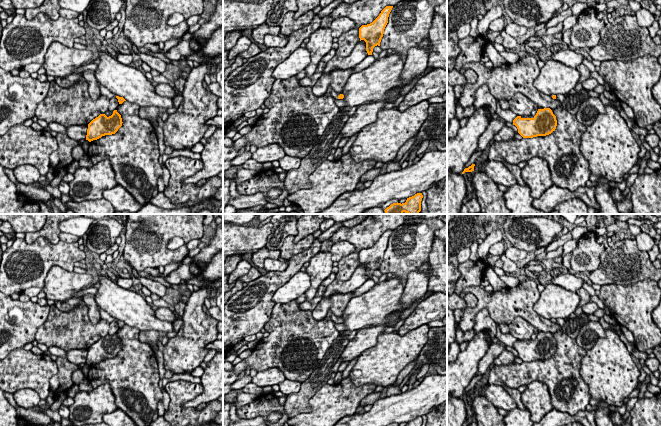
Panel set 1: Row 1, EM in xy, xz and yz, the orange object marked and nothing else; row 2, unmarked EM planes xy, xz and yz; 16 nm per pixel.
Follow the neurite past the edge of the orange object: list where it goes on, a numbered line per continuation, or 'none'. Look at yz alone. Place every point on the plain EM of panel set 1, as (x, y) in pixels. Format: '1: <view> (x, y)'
none

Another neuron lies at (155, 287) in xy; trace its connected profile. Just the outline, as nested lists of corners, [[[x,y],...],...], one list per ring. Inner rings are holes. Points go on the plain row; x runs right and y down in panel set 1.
[[[134,268],[132,269],[132,274],[135,277],[137,277],[140,283],[142,284],[142,286],[145,286],[146,288],[148,288],[151,291],[151,293],[157,294],[160,298],[165,296],[167,288],[163,284],[161,284],[160,282],[151,280],[150,278],[139,276],[137,271]]]

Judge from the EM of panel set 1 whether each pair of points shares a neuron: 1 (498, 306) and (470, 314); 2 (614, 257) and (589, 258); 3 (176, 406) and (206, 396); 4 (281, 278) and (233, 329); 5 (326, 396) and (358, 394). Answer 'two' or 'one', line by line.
1: one
2: two
3: two
4: one
5: one

